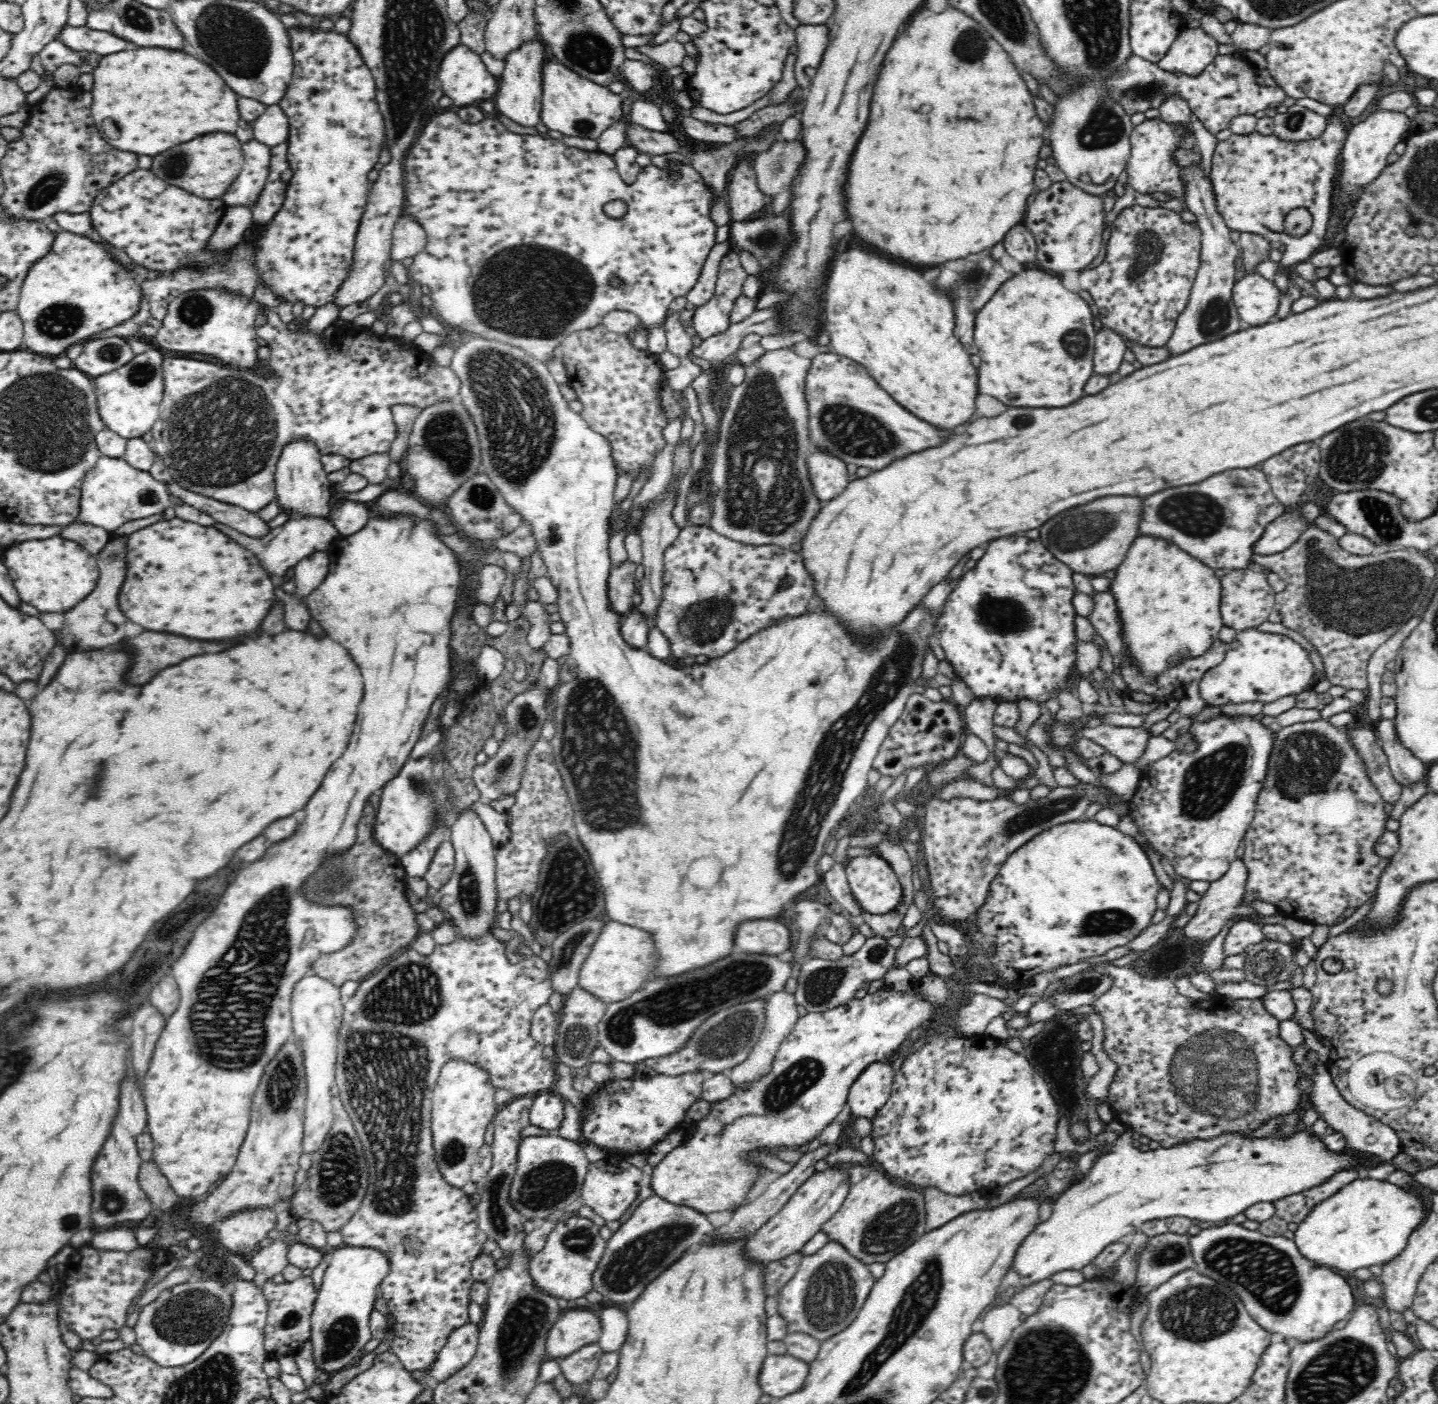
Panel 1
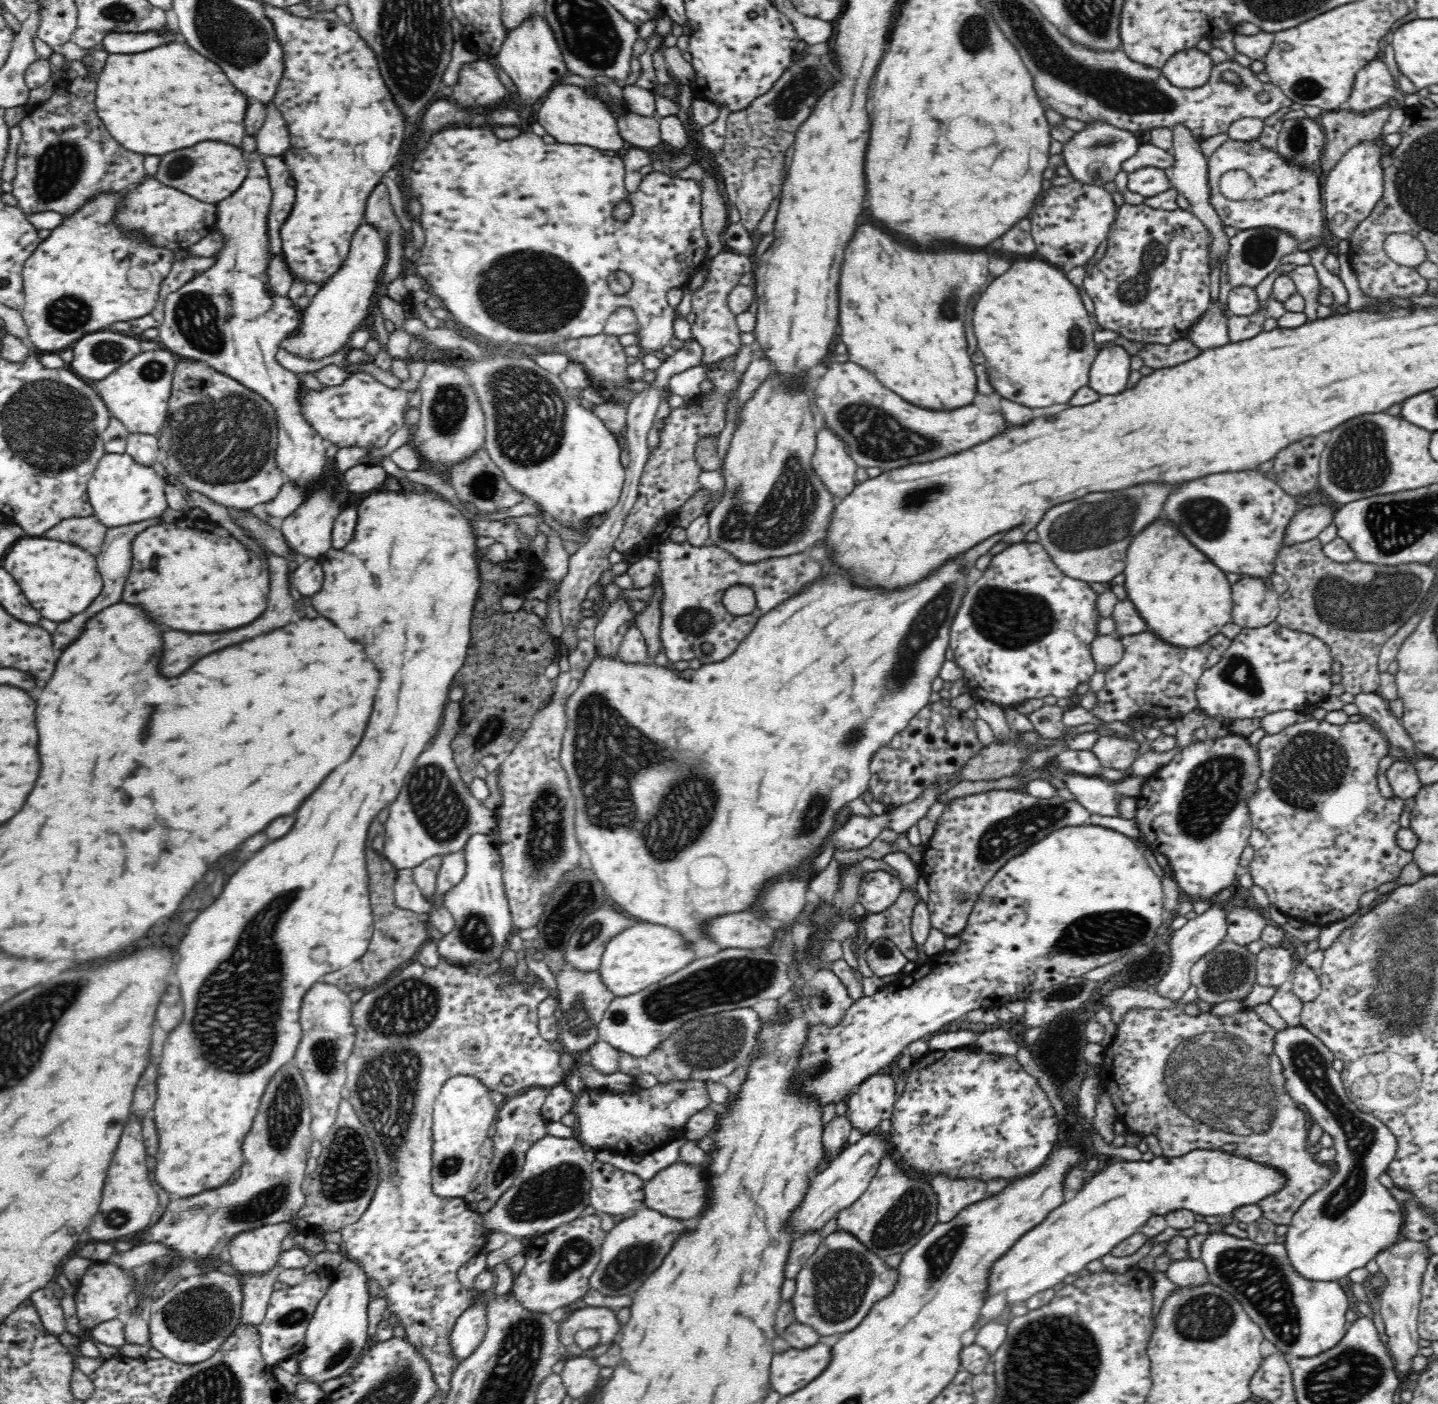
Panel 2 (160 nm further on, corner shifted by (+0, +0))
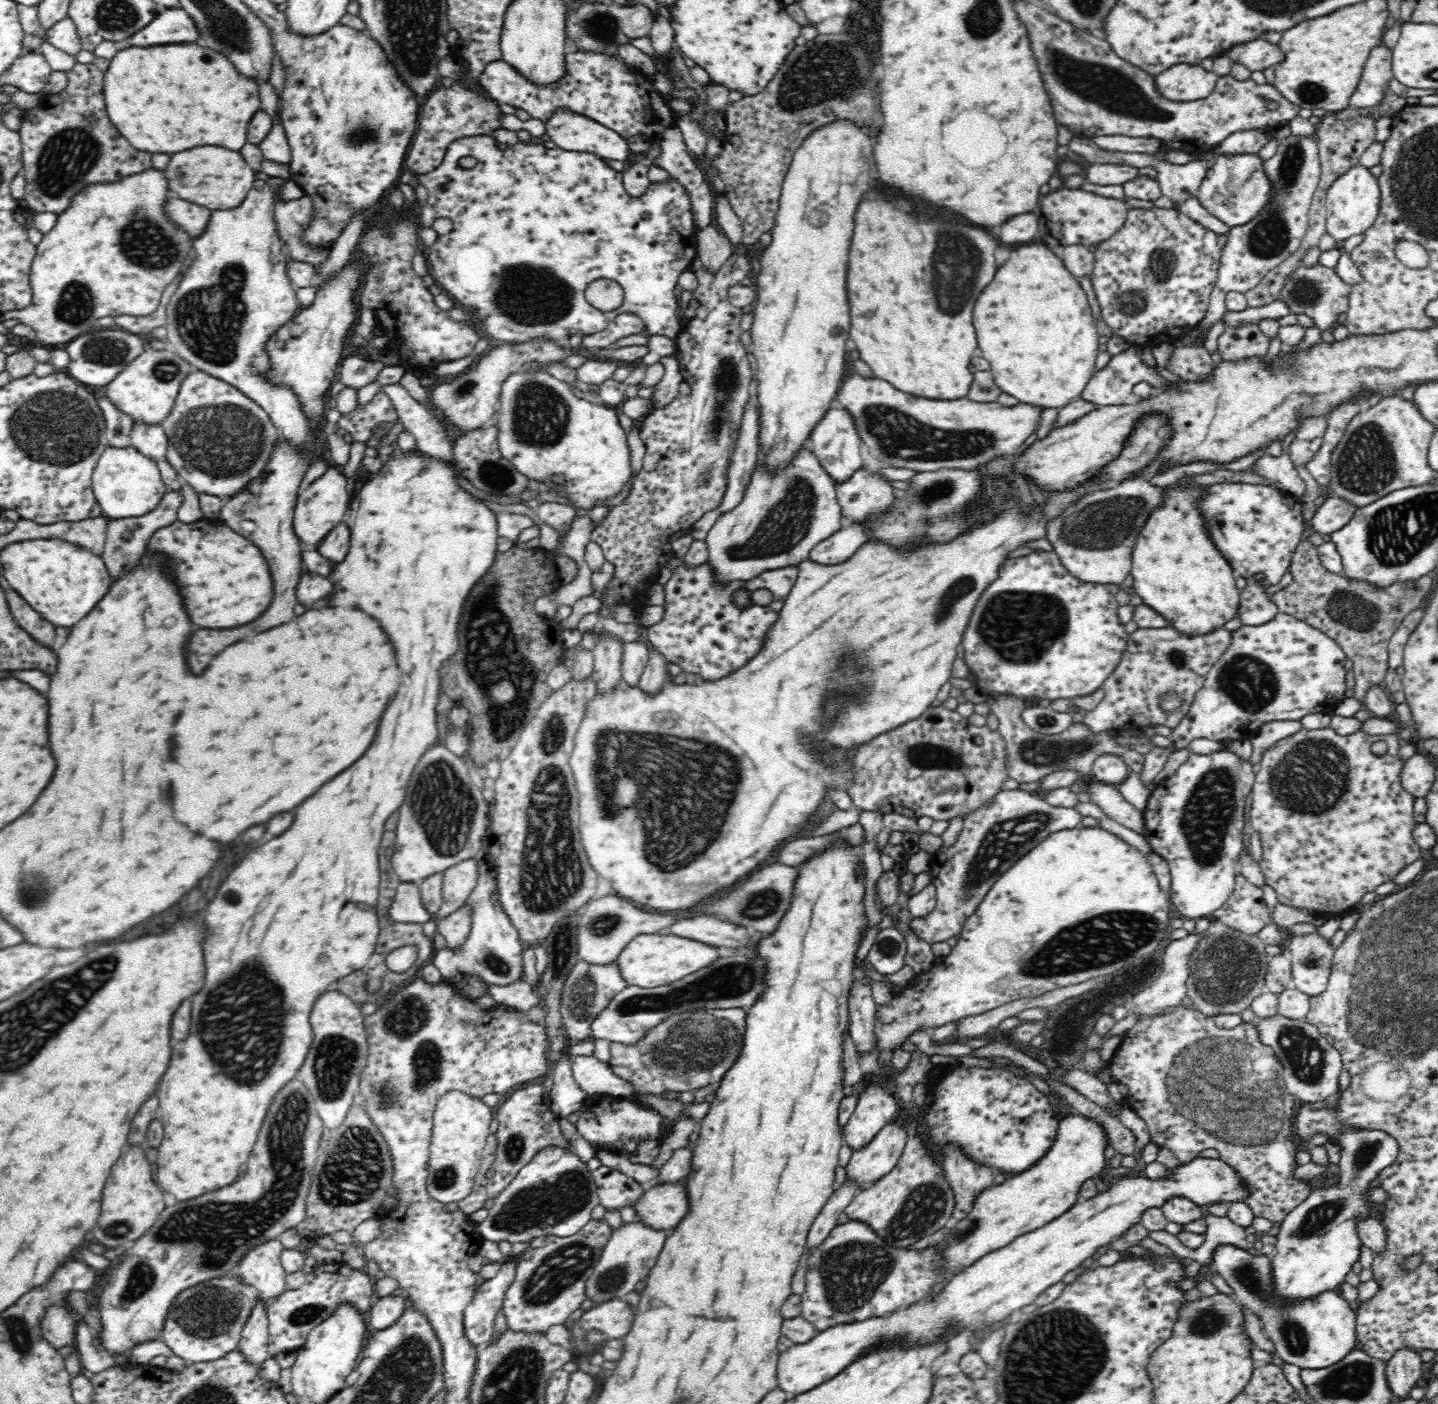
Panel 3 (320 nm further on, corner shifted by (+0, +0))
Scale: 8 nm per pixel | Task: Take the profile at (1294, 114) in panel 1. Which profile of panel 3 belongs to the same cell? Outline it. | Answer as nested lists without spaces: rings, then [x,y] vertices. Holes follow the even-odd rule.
[[[1292,135],[1284,138],[1284,140],[1279,142],[1276,155],[1265,162],[1264,173],[1270,179],[1270,185],[1273,187],[1270,201],[1266,203],[1266,206],[1250,222],[1230,227],[1230,230],[1226,232],[1227,242],[1221,248],[1217,281],[1211,294],[1209,307],[1206,316],[1195,327],[1199,335],[1197,337],[1189,335],[1182,337],[1177,343],[1173,344],[1174,349],[1176,347],[1204,347],[1203,344],[1207,339],[1209,331],[1220,321],[1222,314],[1226,311],[1224,302],[1226,294],[1236,291],[1244,295],[1245,292],[1256,287],[1268,271],[1280,266],[1284,260],[1288,260],[1288,257],[1301,247],[1303,236],[1306,236],[1308,232],[1309,210],[1313,195],[1321,179],[1319,149],[1317,148],[1315,138],[1297,138]]]

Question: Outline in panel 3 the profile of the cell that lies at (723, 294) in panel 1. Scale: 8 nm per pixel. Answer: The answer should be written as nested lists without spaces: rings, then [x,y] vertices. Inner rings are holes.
[[[733,254],[730,257],[730,260],[720,268],[717,273],[708,273],[704,269],[698,270],[695,273],[697,277],[698,285],[693,292],[693,298],[699,300],[699,307],[695,317],[686,321],[686,324],[682,328],[681,332],[677,335],[675,339],[675,356],[678,360],[678,365],[680,366],[680,372],[685,381],[690,386],[690,393],[686,395],[678,394],[676,398],[670,404],[666,404],[663,407],[652,407],[647,415],[644,416],[642,420],[642,425],[640,426],[639,436],[646,448],[646,452],[643,458],[642,468],[637,472],[636,480],[633,484],[631,491],[628,496],[622,501],[622,503],[610,507],[608,514],[602,518],[602,522],[596,526],[592,531],[591,537],[592,541],[601,546],[603,553],[605,554],[605,560],[611,562],[614,565],[614,573],[612,579],[608,581],[605,587],[602,589],[600,604],[601,608],[598,610],[597,614],[606,617],[606,619],[614,619],[613,612],[611,611],[612,607],[618,606],[628,606],[632,607],[638,618],[642,616],[643,611],[648,607],[647,605],[647,594],[650,588],[656,584],[657,575],[660,569],[666,566],[667,562],[672,558],[672,543],[683,536],[686,536],[690,533],[690,529],[704,514],[715,510],[719,507],[719,504],[722,502],[724,493],[727,489],[728,484],[728,469],[731,463],[732,455],[736,450],[739,437],[739,430],[741,429],[742,419],[745,413],[745,406],[750,404],[752,394],[754,393],[754,370],[751,367],[751,362],[749,359],[748,348],[743,345],[741,341],[741,332],[740,321],[742,318],[741,308],[738,308],[730,304],[730,301],[727,299],[728,289],[734,285],[740,285],[744,278],[750,276],[750,271],[752,266],[750,264],[749,255],[736,255]]]

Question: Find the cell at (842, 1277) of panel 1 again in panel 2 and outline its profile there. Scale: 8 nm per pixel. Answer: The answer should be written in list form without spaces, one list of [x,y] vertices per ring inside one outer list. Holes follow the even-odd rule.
[[[837,1230],[822,1239],[822,1244],[803,1264],[796,1275],[796,1293],[791,1298],[797,1322],[811,1326],[820,1336],[832,1336],[839,1332],[847,1333],[856,1328],[870,1309],[879,1300],[885,1299],[895,1289],[899,1279],[899,1268],[892,1268],[884,1262],[884,1258],[874,1254],[866,1245],[850,1235],[848,1231]]]

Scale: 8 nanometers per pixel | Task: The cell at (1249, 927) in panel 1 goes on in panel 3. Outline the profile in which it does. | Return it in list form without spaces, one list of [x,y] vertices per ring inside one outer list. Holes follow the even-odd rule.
[[[1238,870],[1233,894],[1212,917],[1244,934],[1257,934],[1272,923],[1271,910],[1263,898],[1262,888],[1248,881]]]

